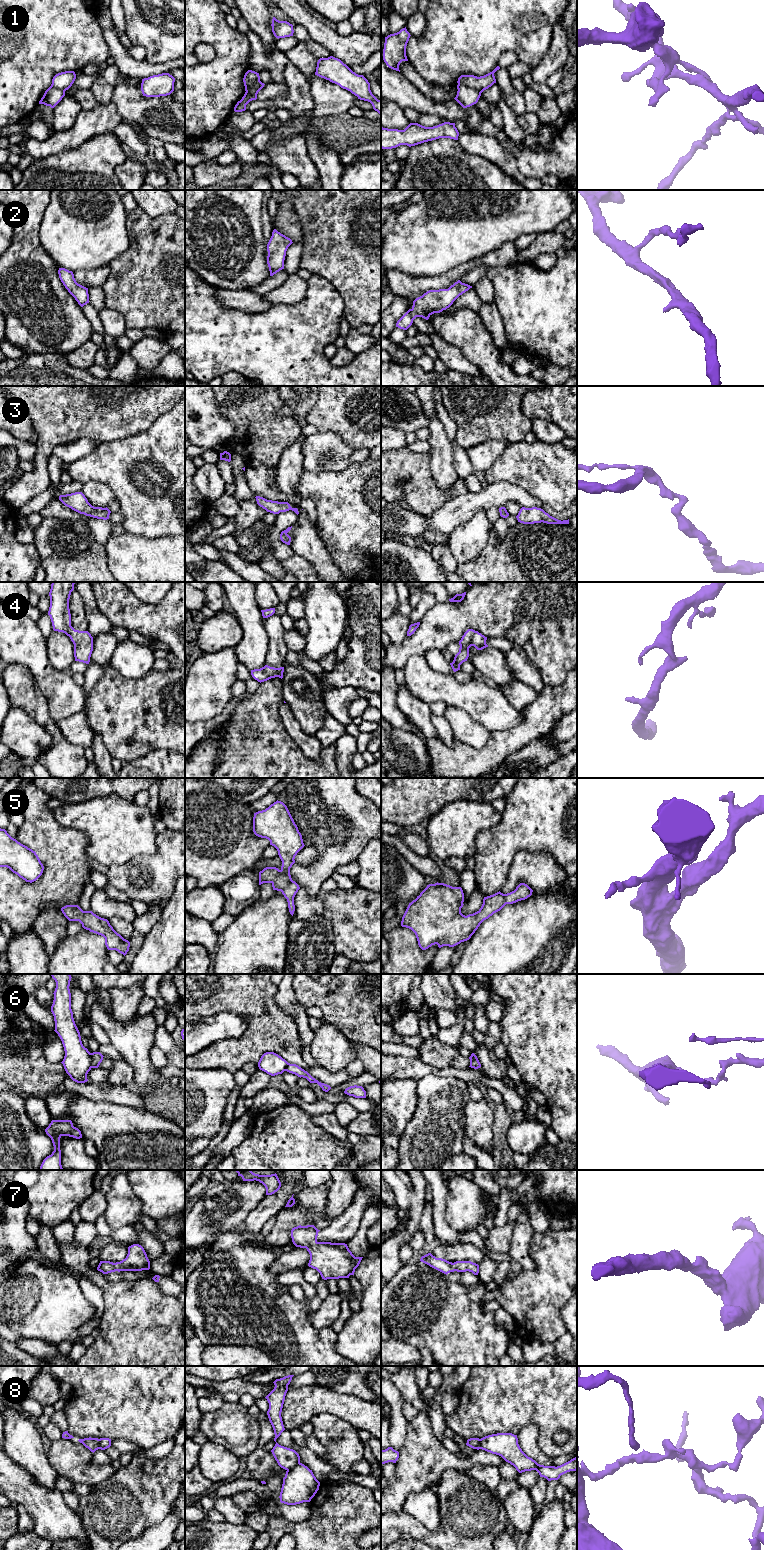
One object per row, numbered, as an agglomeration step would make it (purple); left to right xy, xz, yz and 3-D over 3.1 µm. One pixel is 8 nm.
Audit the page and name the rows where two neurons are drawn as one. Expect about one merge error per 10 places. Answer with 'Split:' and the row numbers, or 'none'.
Split: 1, 6, 8

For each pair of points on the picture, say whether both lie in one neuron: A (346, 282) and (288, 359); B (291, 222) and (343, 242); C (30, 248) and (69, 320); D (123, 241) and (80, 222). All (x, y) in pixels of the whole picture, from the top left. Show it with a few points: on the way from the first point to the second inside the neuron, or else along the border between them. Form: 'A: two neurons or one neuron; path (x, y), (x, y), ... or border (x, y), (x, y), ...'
A: two neurons; border (321, 276), (334, 287), (342, 298), (344, 315)
B: two neurons; border (293, 204), (304, 232)
C: one neuron; path (30, 266), (30, 281), (51, 302)
D: one neuron; path (112, 239), (91, 232)

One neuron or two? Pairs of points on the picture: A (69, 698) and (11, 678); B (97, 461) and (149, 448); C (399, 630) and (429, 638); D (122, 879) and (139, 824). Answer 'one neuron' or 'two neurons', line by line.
A: two neurons
B: one neuron
C: two neurons
D: two neurons

